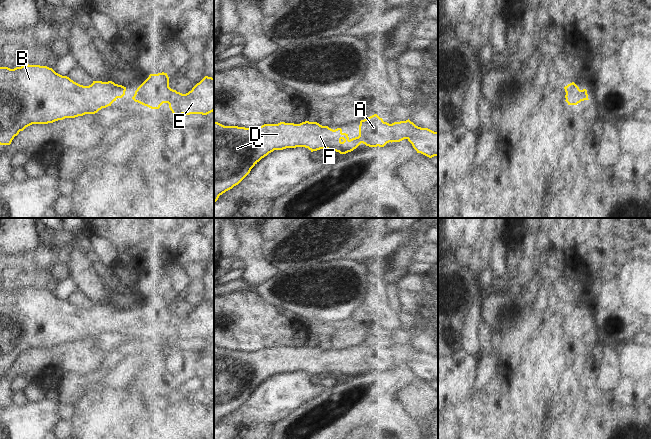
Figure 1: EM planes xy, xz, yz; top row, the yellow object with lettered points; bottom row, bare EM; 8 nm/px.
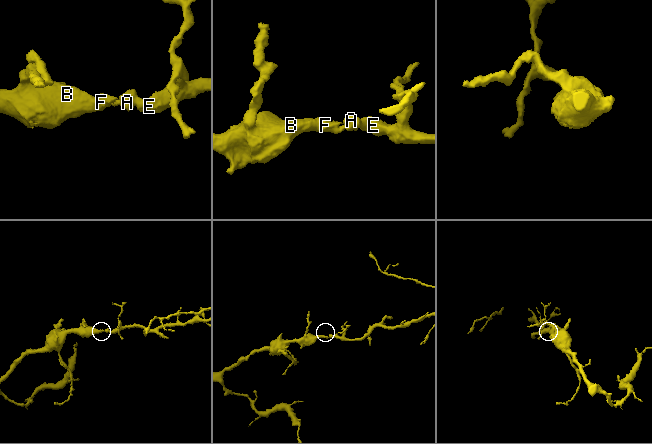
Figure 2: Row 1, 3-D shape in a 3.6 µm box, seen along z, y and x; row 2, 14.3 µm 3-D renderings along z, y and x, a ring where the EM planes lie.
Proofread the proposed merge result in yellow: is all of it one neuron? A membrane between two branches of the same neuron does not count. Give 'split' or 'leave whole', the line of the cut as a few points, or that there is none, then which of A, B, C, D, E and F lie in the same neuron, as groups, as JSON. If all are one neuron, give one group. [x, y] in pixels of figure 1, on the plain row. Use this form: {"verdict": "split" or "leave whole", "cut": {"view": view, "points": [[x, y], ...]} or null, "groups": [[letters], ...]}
{"verdict": "leave whole", "cut": null, "groups": [["A", "B", "C", "D", "E", "F"]]}

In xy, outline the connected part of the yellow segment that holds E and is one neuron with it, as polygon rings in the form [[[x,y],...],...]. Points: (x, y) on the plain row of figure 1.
[[[167,297],[150,298],[132,323],[151,333],[159,333],[163,327],[168,327],[175,340],[207,339],[214,335],[214,302],[205,300],[191,315],[182,318],[169,311]]]

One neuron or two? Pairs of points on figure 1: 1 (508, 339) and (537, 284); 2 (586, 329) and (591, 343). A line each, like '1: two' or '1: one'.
1: one
2: one

